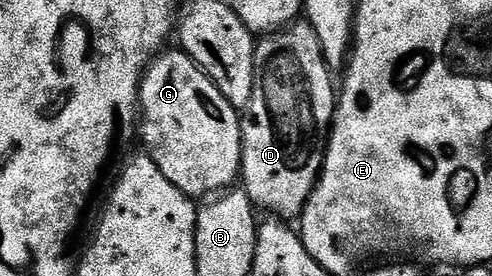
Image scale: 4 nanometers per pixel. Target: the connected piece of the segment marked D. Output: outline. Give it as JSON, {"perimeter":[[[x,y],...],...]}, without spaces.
{"perimeter":[[[296,20],[282,32],[258,39],[255,48],[253,96],[241,114],[241,186],[250,196],[252,206],[260,211],[267,210],[263,212],[268,215],[284,220],[298,219],[303,213],[303,207],[311,199],[315,185],[319,183],[337,105],[337,86],[336,83],[335,86],[331,83],[331,74],[333,70],[325,60],[321,40],[311,23],[306,20]]]}

